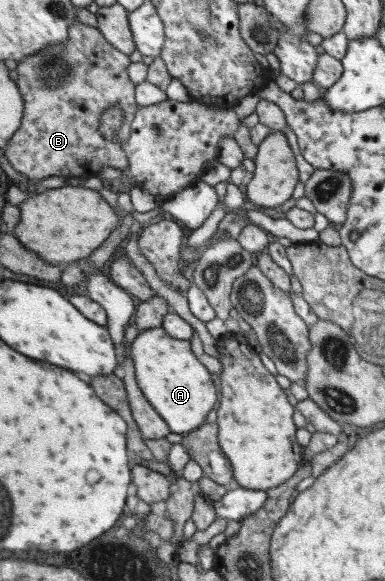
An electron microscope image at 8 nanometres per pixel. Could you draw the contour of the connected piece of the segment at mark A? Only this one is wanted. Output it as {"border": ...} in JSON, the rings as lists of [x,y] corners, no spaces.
{"border":[[[159,327],[140,331],[130,343],[130,358],[133,362],[136,384],[151,407],[165,421],[171,433],[189,433],[205,422],[205,415],[215,403],[215,387],[207,369],[195,358],[189,348],[189,340],[173,339]]]}

